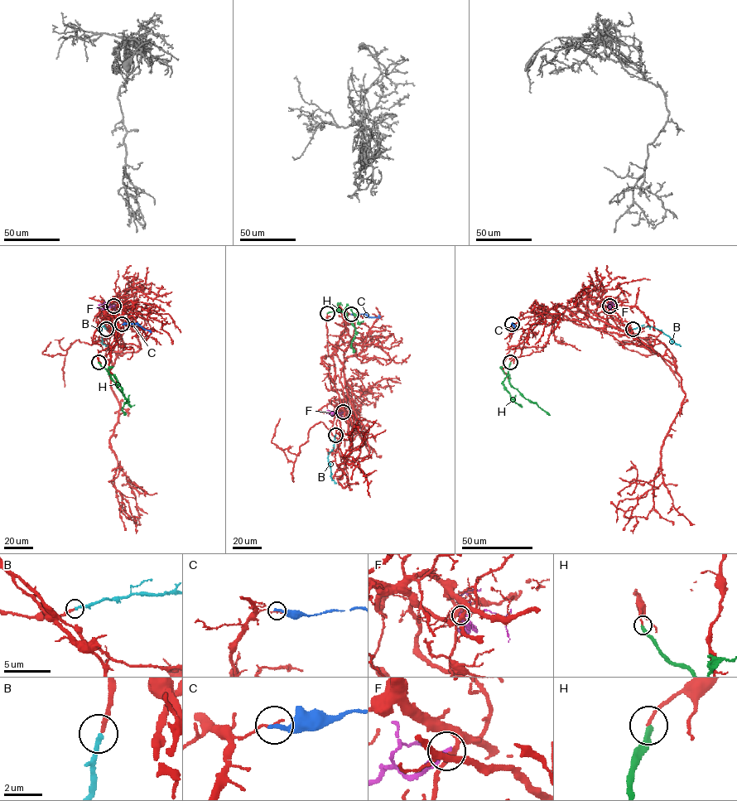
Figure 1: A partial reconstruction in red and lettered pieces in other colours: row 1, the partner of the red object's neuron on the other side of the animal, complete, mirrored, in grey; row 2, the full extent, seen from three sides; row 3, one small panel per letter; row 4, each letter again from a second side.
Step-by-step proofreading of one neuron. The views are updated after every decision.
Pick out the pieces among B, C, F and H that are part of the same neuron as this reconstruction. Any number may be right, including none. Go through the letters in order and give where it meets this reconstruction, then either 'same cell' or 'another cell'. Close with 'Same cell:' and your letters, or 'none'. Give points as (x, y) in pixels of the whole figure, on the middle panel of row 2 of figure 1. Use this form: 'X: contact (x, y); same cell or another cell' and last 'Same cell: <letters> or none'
B: contact (335, 435); same cell
C: contact (351, 314); another cell
F: contact (343, 412); another cell
H: contact (327, 313); another cell
Same cell: B

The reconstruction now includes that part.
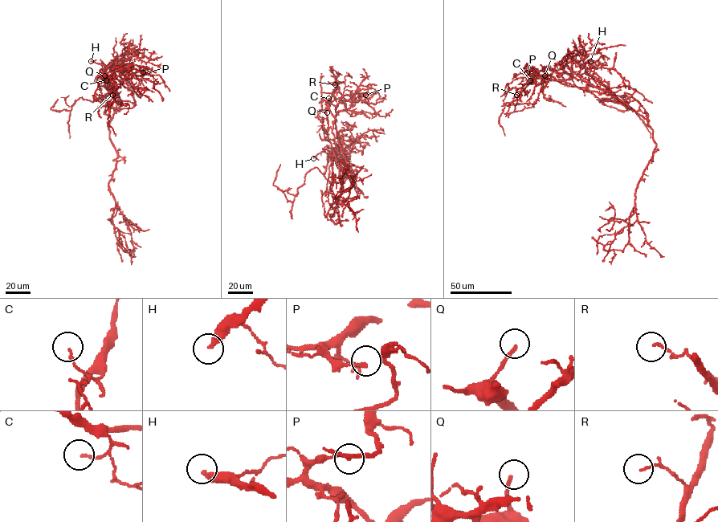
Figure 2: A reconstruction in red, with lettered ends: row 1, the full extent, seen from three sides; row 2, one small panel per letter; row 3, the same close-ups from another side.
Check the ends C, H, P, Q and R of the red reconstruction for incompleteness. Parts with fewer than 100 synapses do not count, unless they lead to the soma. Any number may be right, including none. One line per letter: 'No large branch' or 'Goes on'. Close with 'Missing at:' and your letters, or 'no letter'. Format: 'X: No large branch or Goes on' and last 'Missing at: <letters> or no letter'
C: No large branch
H: Goes on
P: No large branch
Q: No large branch
R: No large branch
Missing at: H

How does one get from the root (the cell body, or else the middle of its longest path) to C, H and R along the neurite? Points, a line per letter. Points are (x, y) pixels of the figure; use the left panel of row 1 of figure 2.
C: (128, 108), (135, 103), (132, 91), (116, 78), (113, 69), (112, 75), (106, 80)
H: (128, 108), (134, 106), (135, 101), (124, 75), (112, 68), (112, 65), (106, 67), (91, 61)
R: (128, 108), (134, 104), (133, 93), (116, 78), (112, 70), (126, 70), (128, 75), (116, 95), (112, 95)

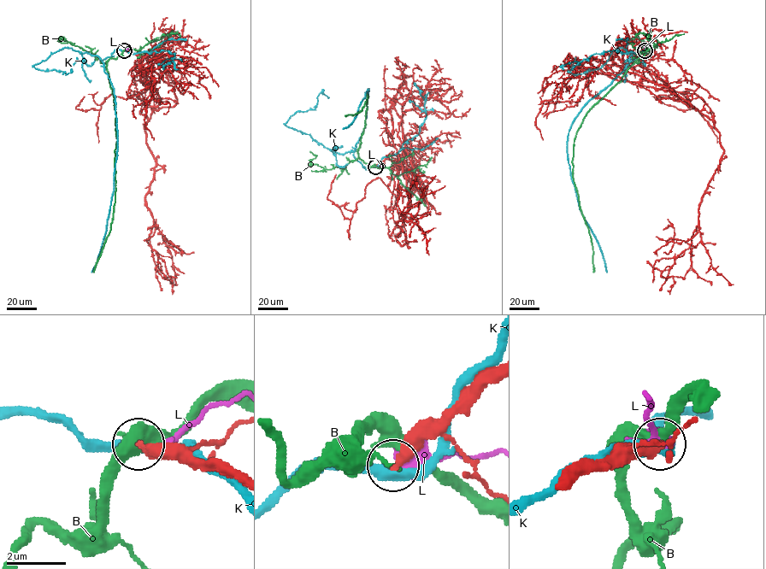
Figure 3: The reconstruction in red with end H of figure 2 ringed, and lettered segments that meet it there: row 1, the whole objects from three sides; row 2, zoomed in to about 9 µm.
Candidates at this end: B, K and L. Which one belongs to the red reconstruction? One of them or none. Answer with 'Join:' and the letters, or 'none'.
Join: none

